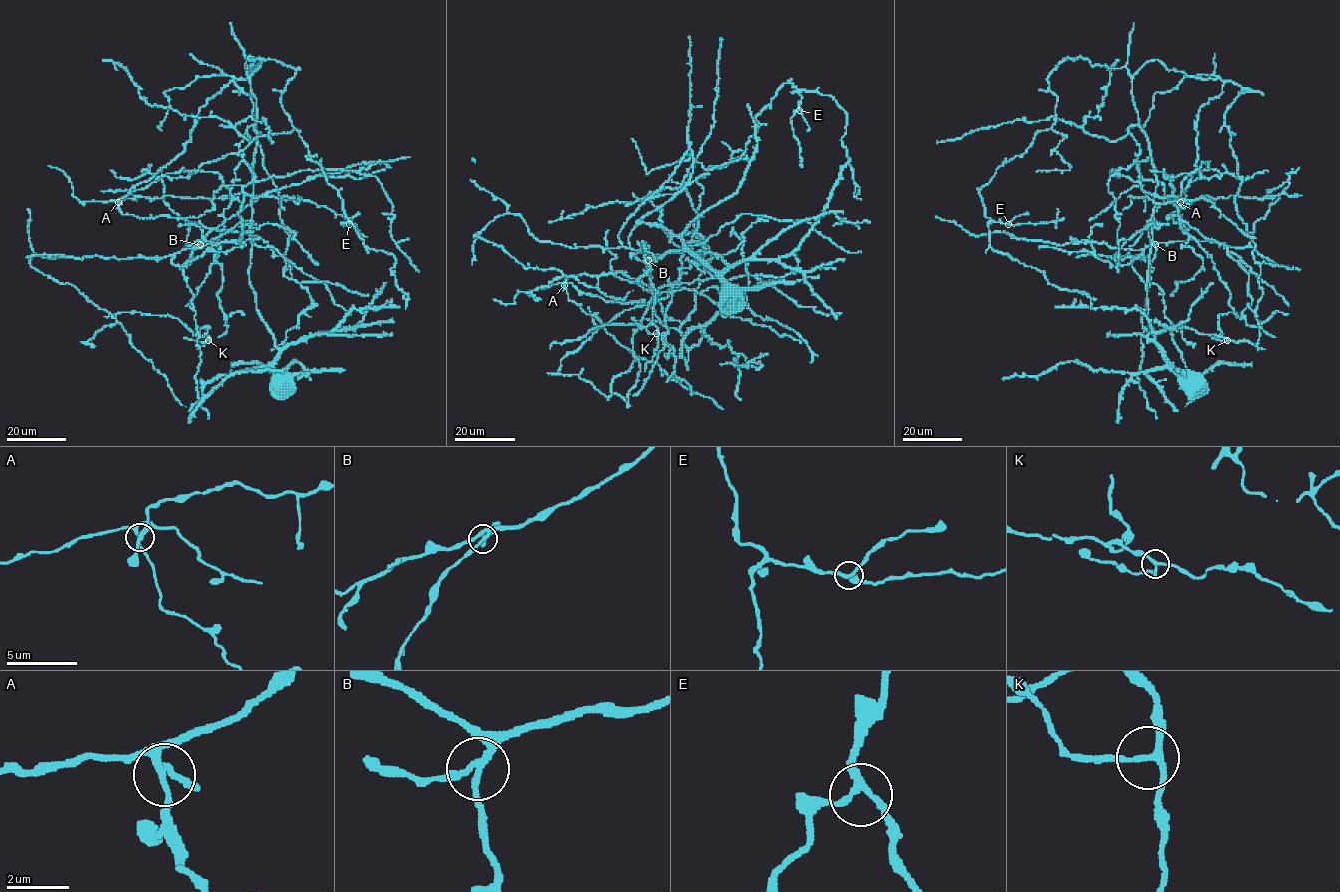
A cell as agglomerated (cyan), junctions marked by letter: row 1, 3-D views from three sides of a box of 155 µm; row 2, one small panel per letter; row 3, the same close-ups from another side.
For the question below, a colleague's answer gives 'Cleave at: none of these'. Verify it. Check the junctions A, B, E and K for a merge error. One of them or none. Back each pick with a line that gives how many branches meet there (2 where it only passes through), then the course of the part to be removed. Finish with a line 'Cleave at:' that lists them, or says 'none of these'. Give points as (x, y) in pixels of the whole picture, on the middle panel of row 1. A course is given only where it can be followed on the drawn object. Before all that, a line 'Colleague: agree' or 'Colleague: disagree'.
Colleague: disagree
A: Branches: 3. Course of the part to remove: (564, 284), (570, 300), (595, 316), (619, 344), (656, 363), (689, 390), (710, 397), (722, 409)
Cleave at: A

